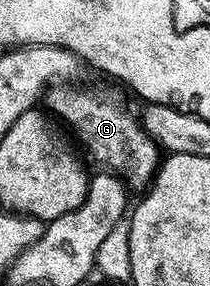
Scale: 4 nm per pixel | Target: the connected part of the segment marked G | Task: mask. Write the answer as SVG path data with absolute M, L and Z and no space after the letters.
M64 83L47 90L45 105L72 134L79 136L78 144L100 161L104 170L110 171L127 186L128 190L146 190L160 166L161 150L155 140L143 130L136 114L123 106L123 101L111 89L79 89L78 84Z

